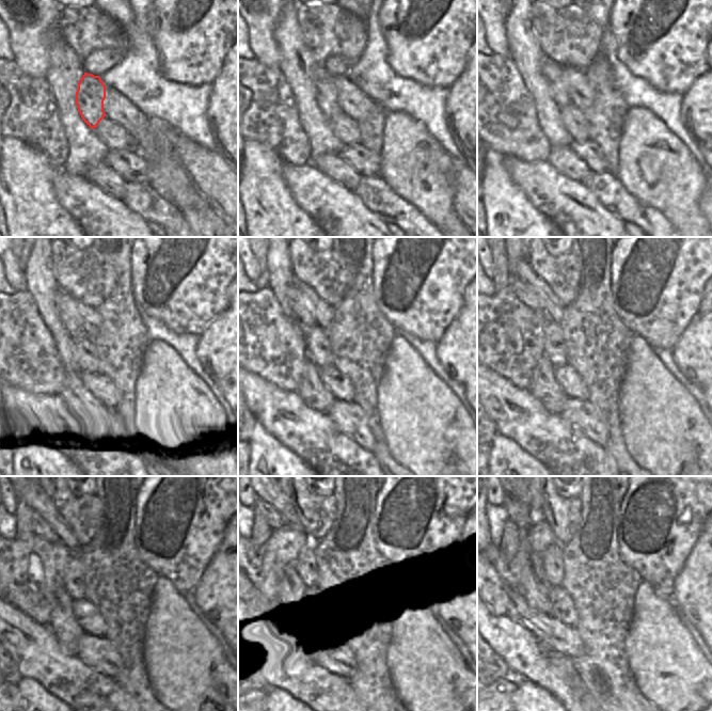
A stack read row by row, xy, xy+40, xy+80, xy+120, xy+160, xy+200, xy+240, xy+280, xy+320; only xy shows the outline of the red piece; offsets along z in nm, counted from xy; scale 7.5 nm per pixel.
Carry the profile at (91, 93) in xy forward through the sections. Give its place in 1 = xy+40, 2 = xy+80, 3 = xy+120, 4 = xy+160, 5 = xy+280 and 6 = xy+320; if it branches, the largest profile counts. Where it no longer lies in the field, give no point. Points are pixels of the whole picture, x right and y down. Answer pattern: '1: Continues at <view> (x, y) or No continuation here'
1: Continues at xy+40 (327, 96)
2: Continues at xy+80 (552, 72)
3: Continues at xy+120 (67, 306)
4: Continues at xy+160 (298, 303)
5: Continues at xy+280 (277, 523)
6: Continues at xy+320 (521, 515).

